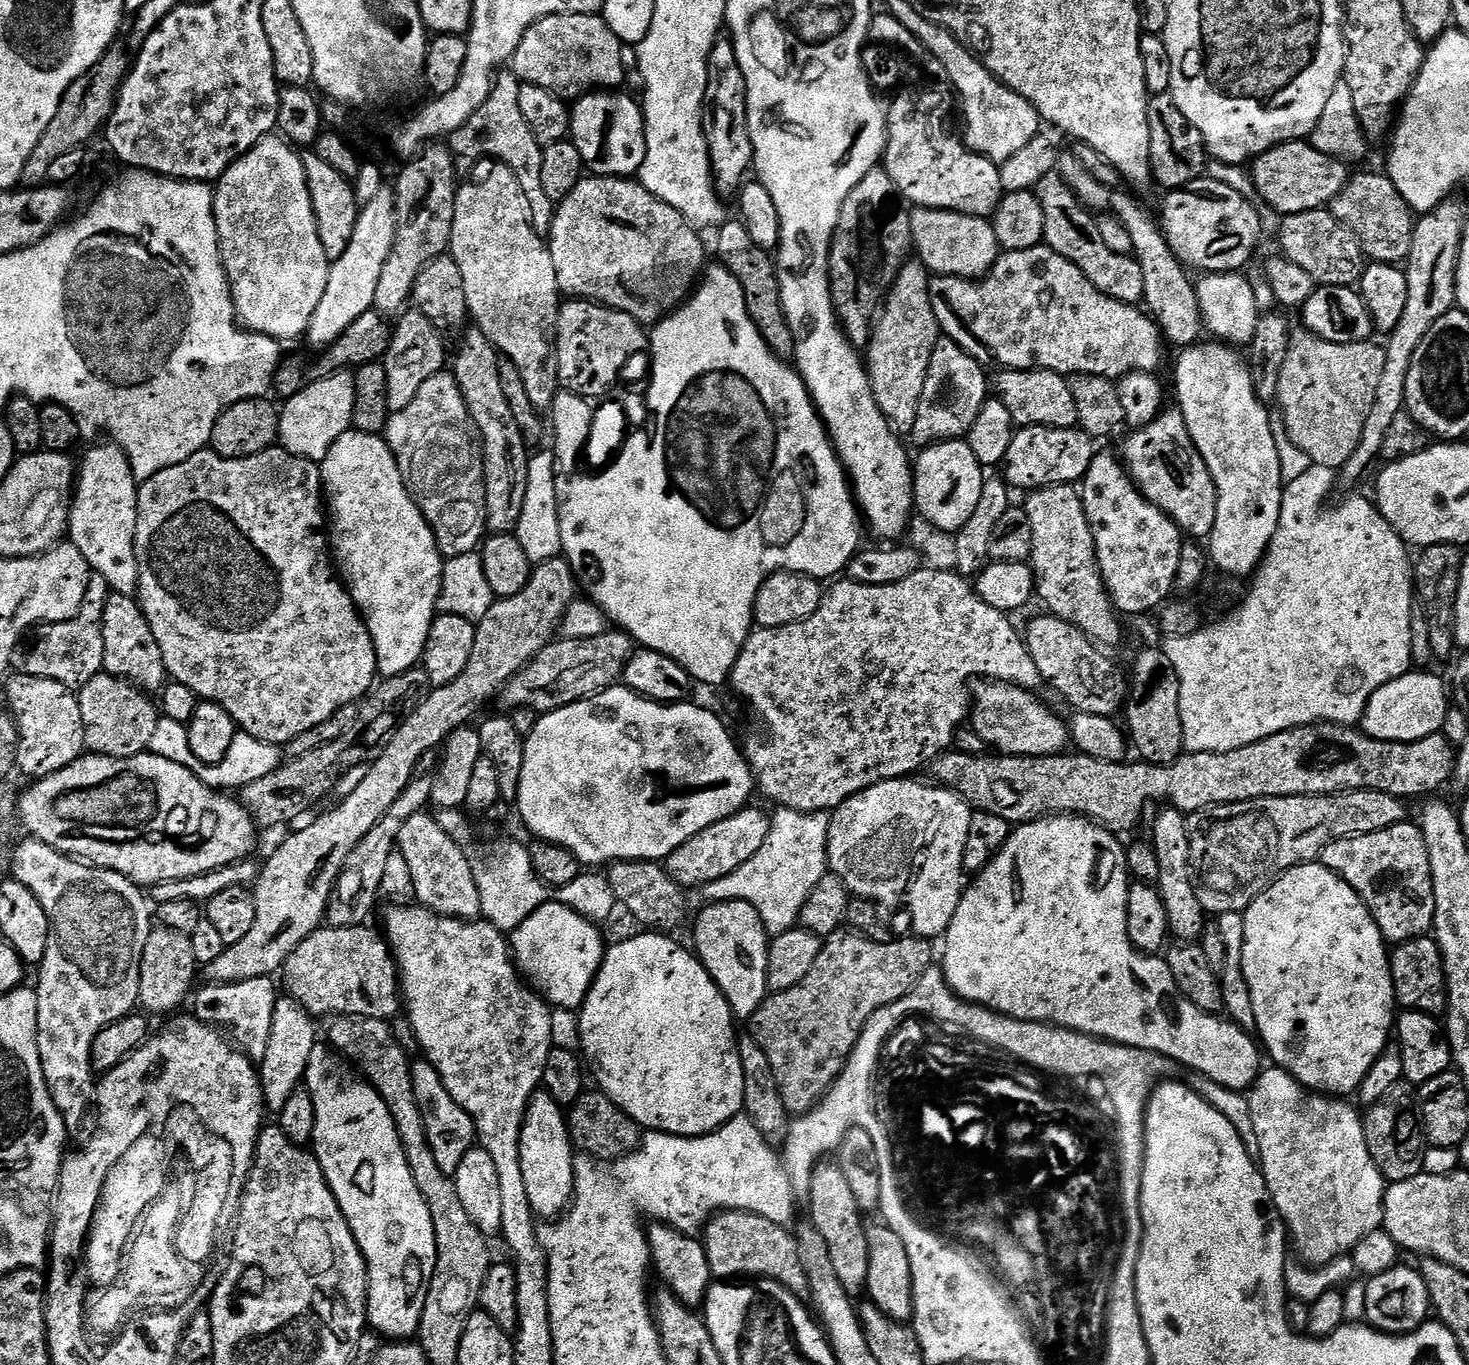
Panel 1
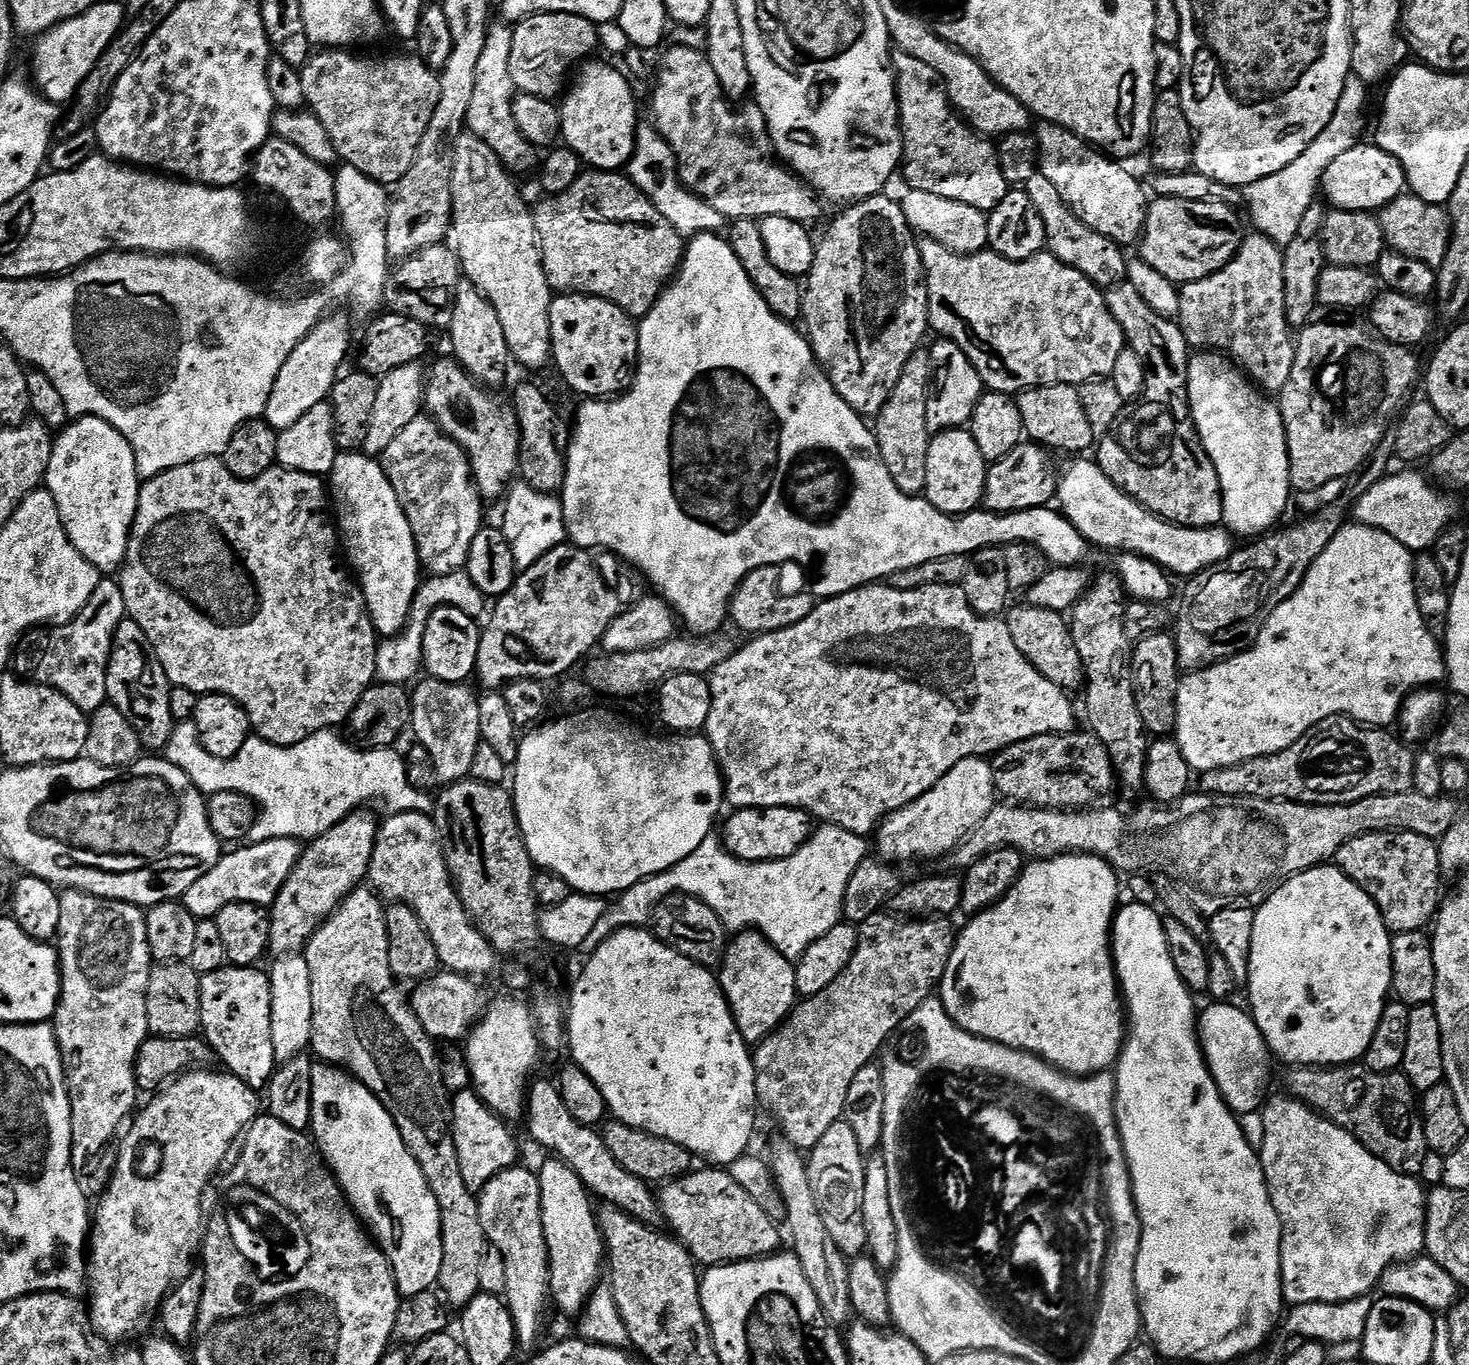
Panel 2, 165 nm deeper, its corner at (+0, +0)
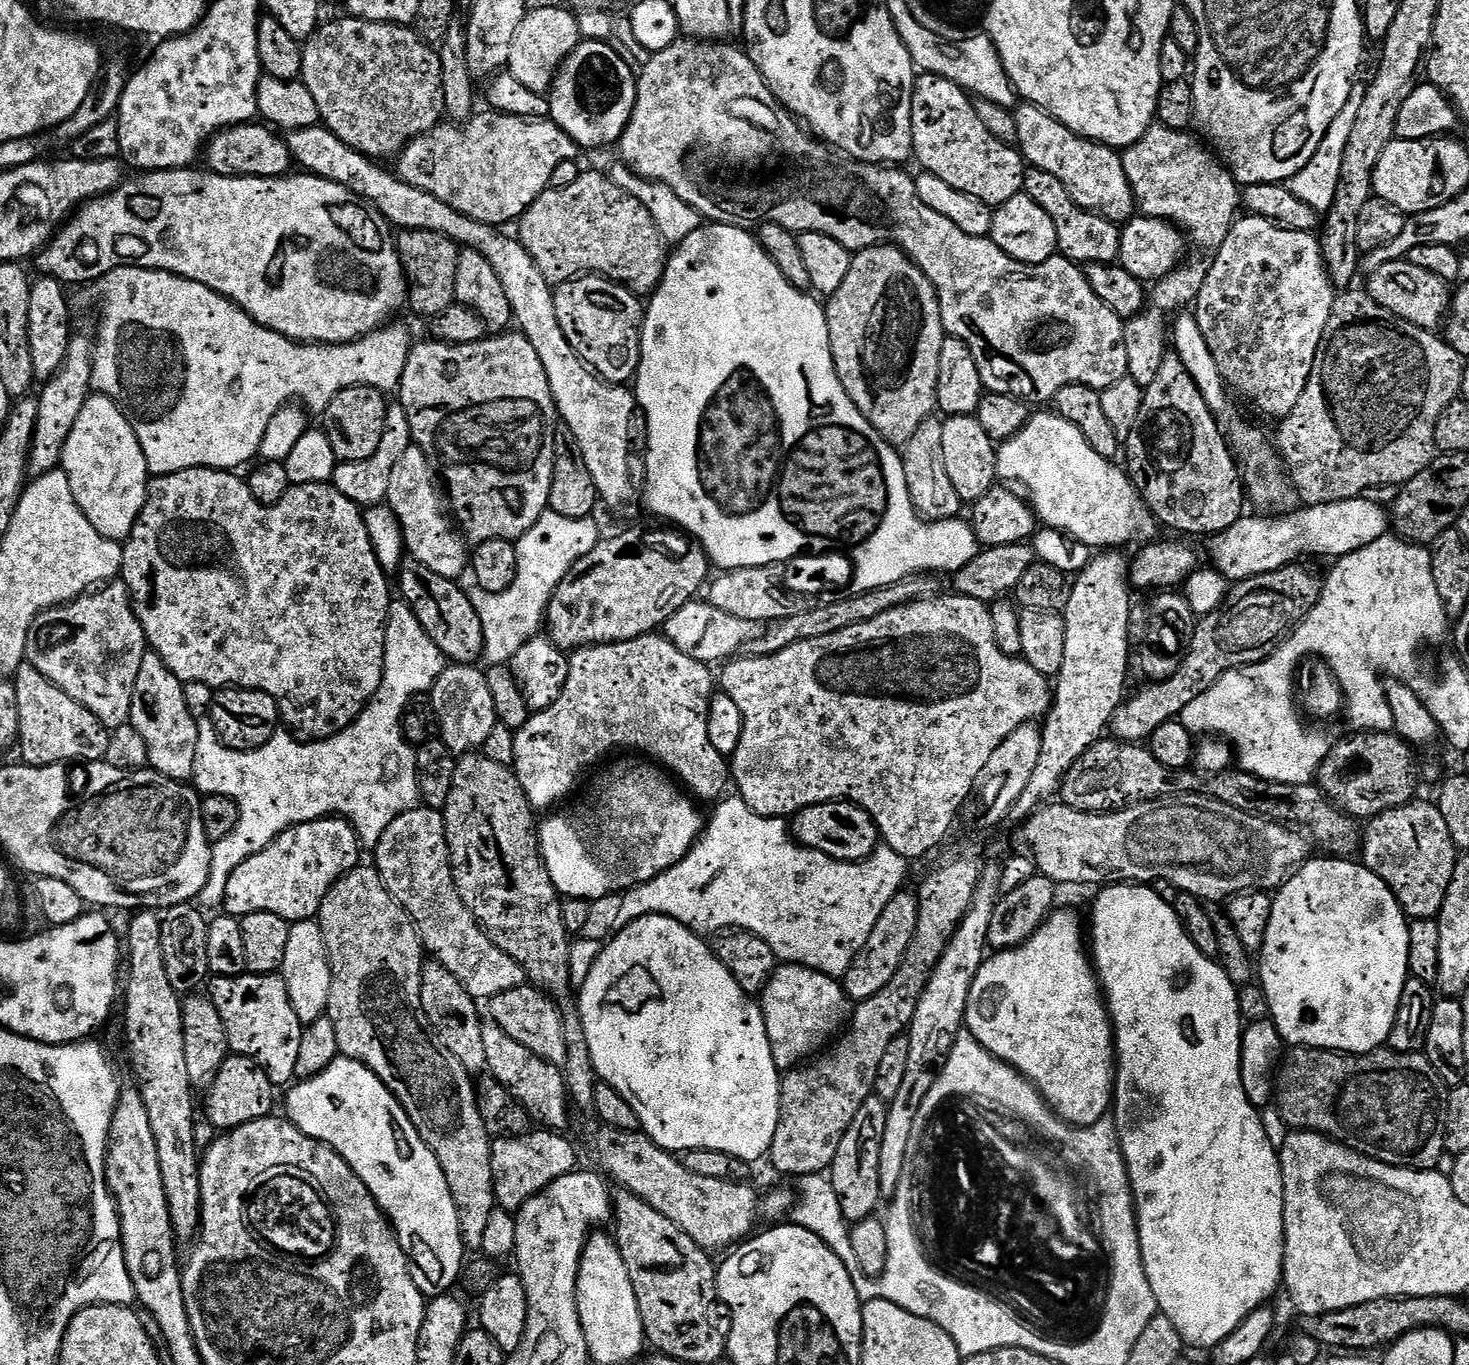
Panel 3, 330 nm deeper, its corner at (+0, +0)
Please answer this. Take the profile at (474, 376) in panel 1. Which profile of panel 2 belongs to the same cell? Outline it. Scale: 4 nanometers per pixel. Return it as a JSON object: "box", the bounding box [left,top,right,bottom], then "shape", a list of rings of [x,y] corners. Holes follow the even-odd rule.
{"box":[446,278,510,386],"shape":[[[467,278],[461,279],[456,291],[454,318],[446,329],[446,336],[452,339],[451,355],[481,384],[496,386],[492,384],[500,384],[507,378],[510,353],[498,310],[490,306],[488,299]]]}

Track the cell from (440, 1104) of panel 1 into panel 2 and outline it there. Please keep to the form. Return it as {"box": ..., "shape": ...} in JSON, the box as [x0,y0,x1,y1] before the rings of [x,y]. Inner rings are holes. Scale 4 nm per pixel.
{"box":[451,1091,520,1194],"shape":[[[475,1091],[457,1092],[451,1097],[454,1150],[458,1150],[458,1166],[466,1190],[479,1194],[483,1187],[500,1171],[517,1167],[520,1148],[516,1136],[511,1132],[509,1121],[490,1111]]]}

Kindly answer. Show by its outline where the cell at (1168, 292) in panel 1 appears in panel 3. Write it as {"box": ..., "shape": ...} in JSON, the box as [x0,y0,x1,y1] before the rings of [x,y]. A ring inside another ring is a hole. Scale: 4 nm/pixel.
{"box":[1014,102,1129,212],"shape":[[[1024,102],[1019,106],[1021,108],[1014,112],[1014,138],[1020,143],[1016,143],[1020,155],[1033,169],[1058,178],[1077,209],[1108,212],[1119,204],[1129,203],[1128,179],[1124,177],[1121,157],[1113,149],[1076,135],[1032,104]]]}

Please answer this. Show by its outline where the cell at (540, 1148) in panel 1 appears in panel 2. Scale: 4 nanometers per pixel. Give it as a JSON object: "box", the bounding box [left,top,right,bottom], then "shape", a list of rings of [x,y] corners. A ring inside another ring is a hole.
{"box":[538,1158,606,1317],"shape":[[[548,1158],[542,1168],[539,1168],[538,1175],[541,1182],[542,1224],[550,1269],[549,1295],[564,1313],[575,1317],[584,1310],[587,1300],[599,1283],[597,1280],[606,1254],[603,1231],[588,1189],[563,1160]]]}

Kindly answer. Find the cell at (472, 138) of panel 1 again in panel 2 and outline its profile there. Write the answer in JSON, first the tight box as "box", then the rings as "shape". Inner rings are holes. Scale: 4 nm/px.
{"box":[466,23,538,169],"shape":[[[489,23],[482,58],[478,61],[478,72],[474,78],[474,94],[470,94],[470,108],[466,121],[467,131],[473,132],[509,169],[532,168],[538,164],[537,149],[523,136],[514,120],[512,100],[514,87],[510,76],[510,50],[513,29],[507,23]]]}

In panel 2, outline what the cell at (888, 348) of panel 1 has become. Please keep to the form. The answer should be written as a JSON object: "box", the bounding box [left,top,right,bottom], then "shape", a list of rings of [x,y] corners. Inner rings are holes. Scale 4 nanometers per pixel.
{"box":[874,350,932,496],"shape":[[[921,350],[913,354],[910,362],[906,362],[906,370],[902,370],[898,386],[894,386],[886,406],[882,406],[880,415],[874,420],[880,461],[886,466],[886,470],[890,470],[898,490],[902,490],[907,496],[920,496],[926,486],[926,458],[930,443],[926,402],[931,386],[932,357],[927,351]]]}

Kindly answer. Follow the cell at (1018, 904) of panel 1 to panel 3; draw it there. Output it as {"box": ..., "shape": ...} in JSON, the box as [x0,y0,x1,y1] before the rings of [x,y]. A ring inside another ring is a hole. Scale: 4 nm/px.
{"box":[964,911,1114,1127],"shape":[[[1053,911],[1031,936],[1015,947],[996,950],[976,972],[972,985],[968,988],[968,1005],[964,1008],[964,1020],[968,1023],[968,1032],[972,1040],[989,1053],[995,1060],[1007,1064],[1025,1080],[1034,1083],[1036,1091],[1046,1101],[1048,1108],[1064,1122],[1074,1127],[1095,1127],[1096,1123],[1111,1105],[1112,1063],[1114,1060],[1114,1037],[1111,1030],[1111,1017],[1107,1007],[1098,999],[1098,988],[1094,983],[1094,972],[1086,959],[1086,952],[1080,949],[1080,930],[1074,917],[1068,912]]]}

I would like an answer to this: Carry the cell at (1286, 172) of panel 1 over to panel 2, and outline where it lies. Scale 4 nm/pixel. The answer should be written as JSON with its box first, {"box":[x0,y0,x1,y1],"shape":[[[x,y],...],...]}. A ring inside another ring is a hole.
{"box":[1322,142,1408,213],"shape":[[[1361,142],[1346,154],[1334,159],[1322,177],[1322,196],[1332,203],[1333,209],[1342,212],[1371,212],[1379,213],[1388,203],[1406,192],[1408,179],[1404,167],[1398,158],[1394,158],[1386,150],[1382,150],[1375,143]]]}

